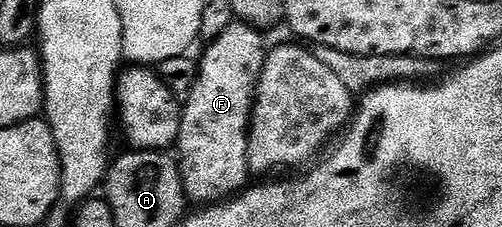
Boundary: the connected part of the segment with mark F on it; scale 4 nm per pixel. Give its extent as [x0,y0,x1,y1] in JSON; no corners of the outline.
[175,23,267,207]

